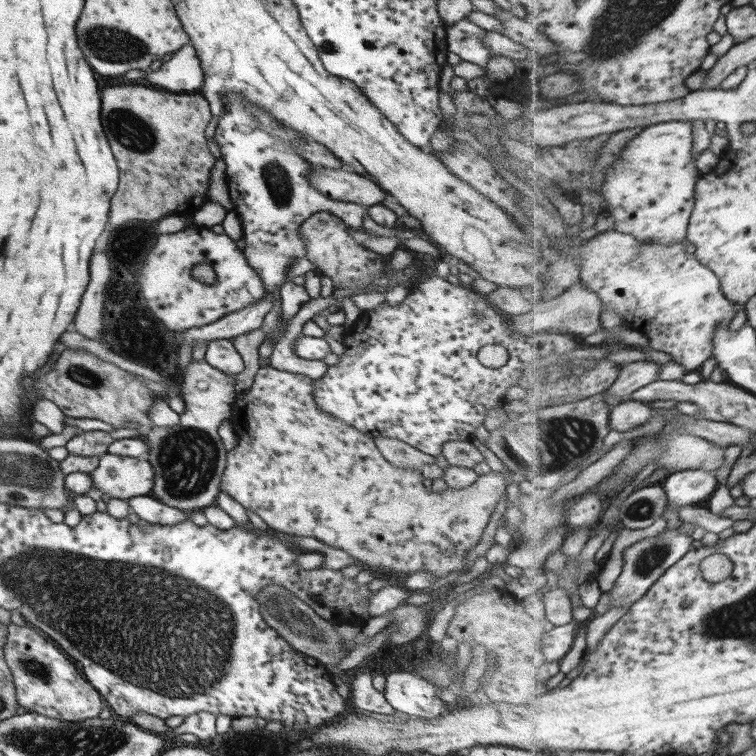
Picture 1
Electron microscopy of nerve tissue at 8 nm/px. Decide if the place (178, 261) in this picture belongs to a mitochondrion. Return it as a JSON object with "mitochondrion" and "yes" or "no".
{"mitochondrion":"no"}

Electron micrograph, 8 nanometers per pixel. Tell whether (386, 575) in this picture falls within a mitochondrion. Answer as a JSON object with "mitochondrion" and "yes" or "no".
{"mitochondrion":"no"}

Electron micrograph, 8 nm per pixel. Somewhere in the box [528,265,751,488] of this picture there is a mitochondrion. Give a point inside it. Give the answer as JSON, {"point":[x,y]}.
{"point":[566,439]}

